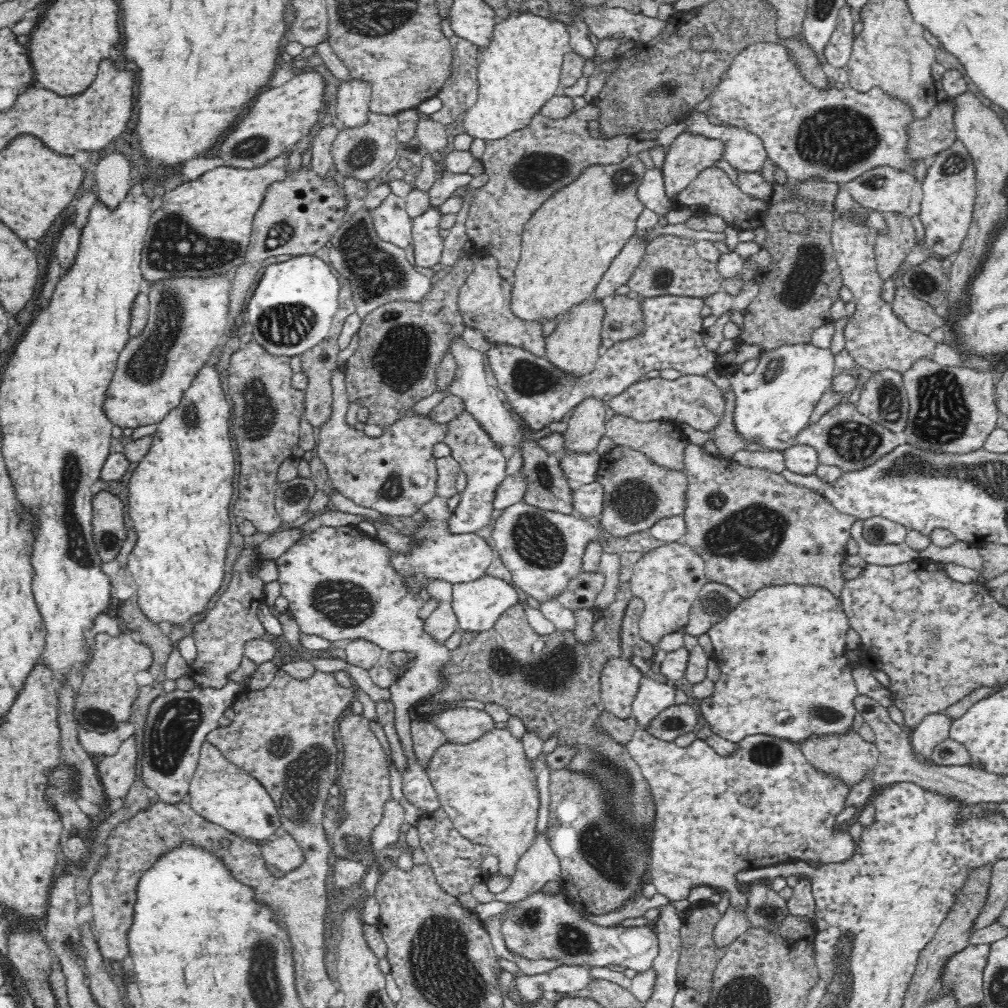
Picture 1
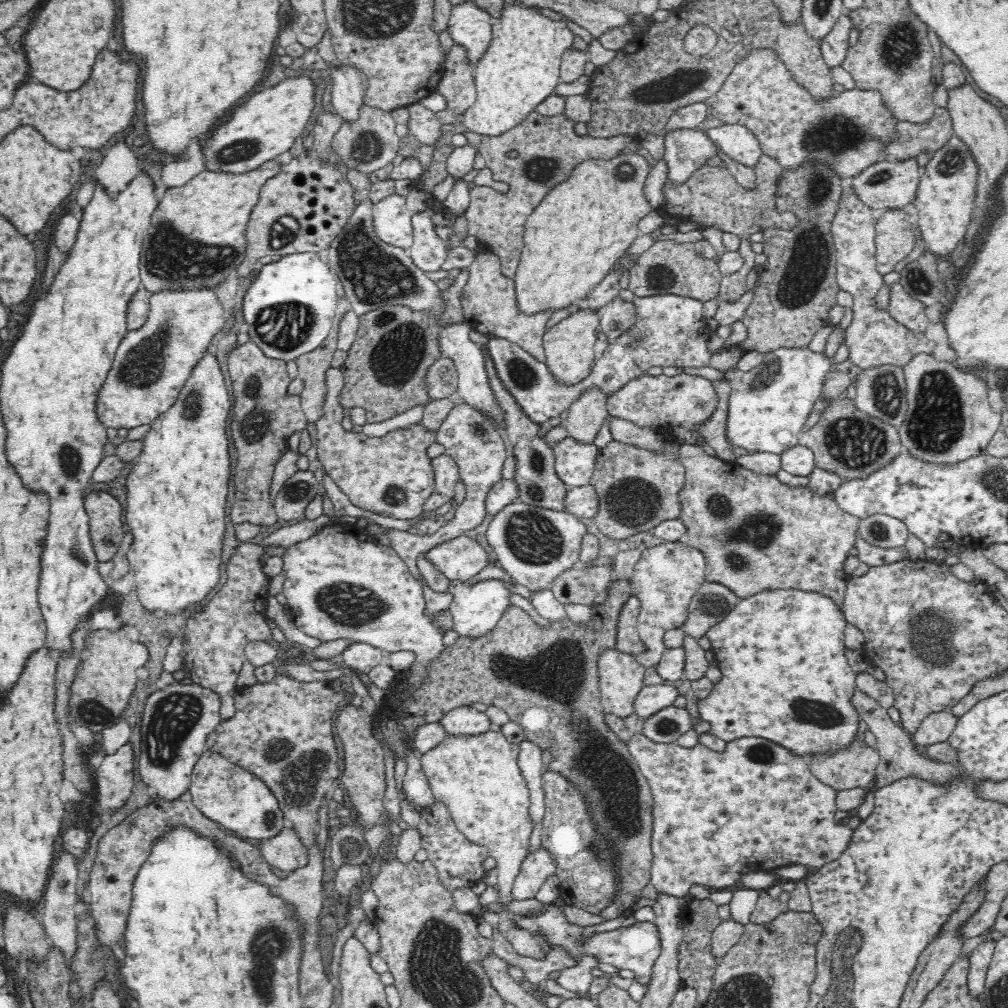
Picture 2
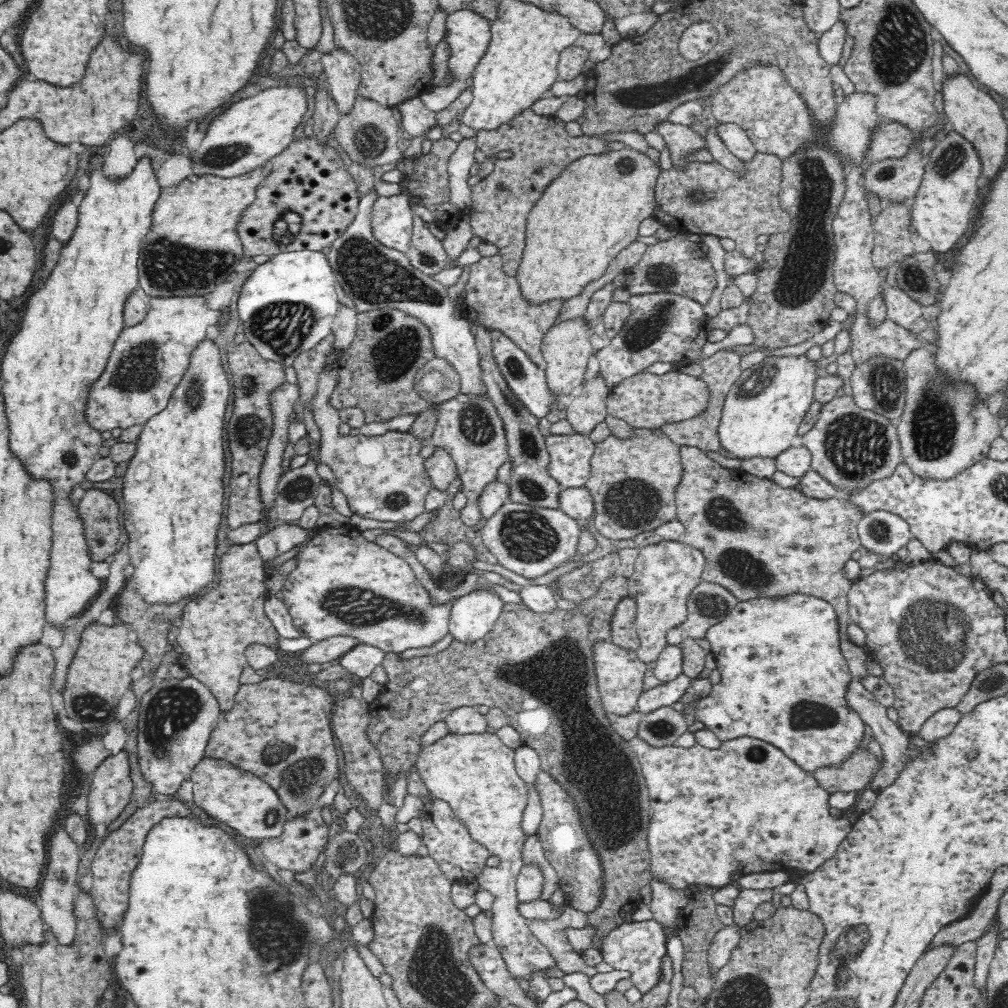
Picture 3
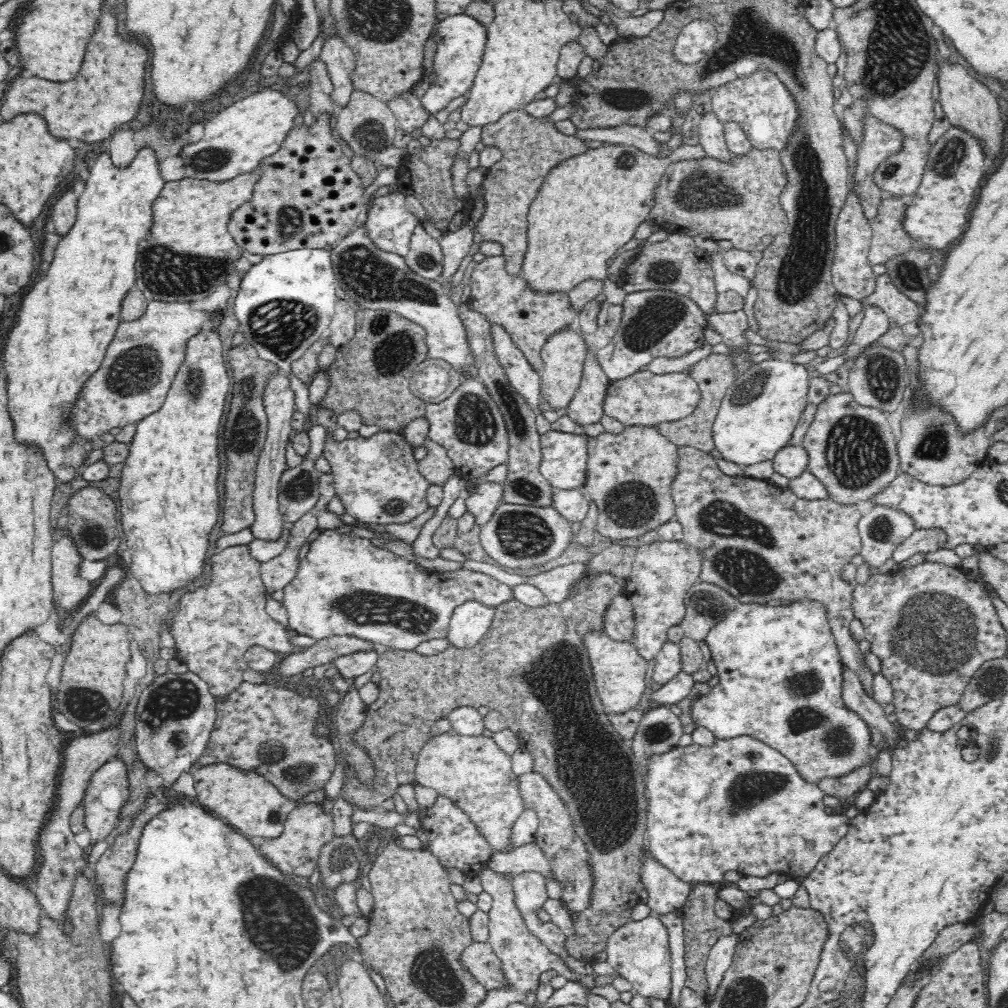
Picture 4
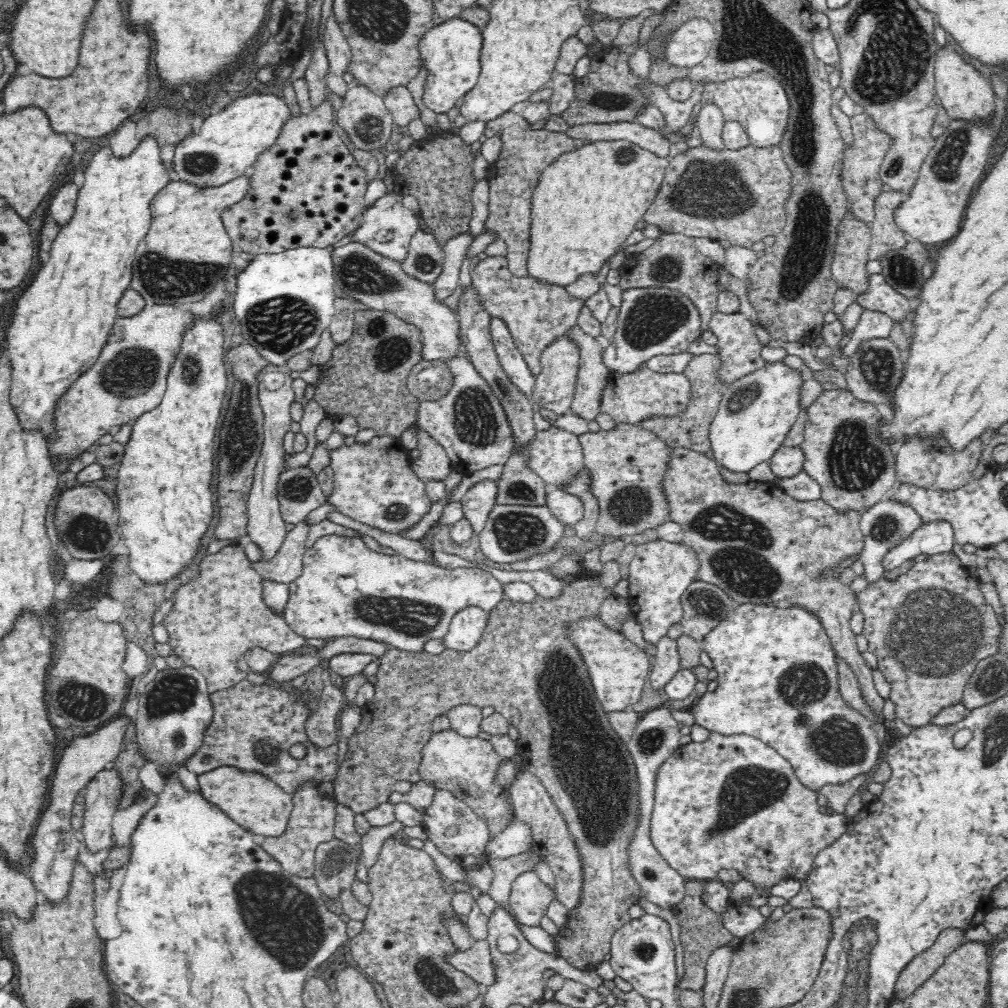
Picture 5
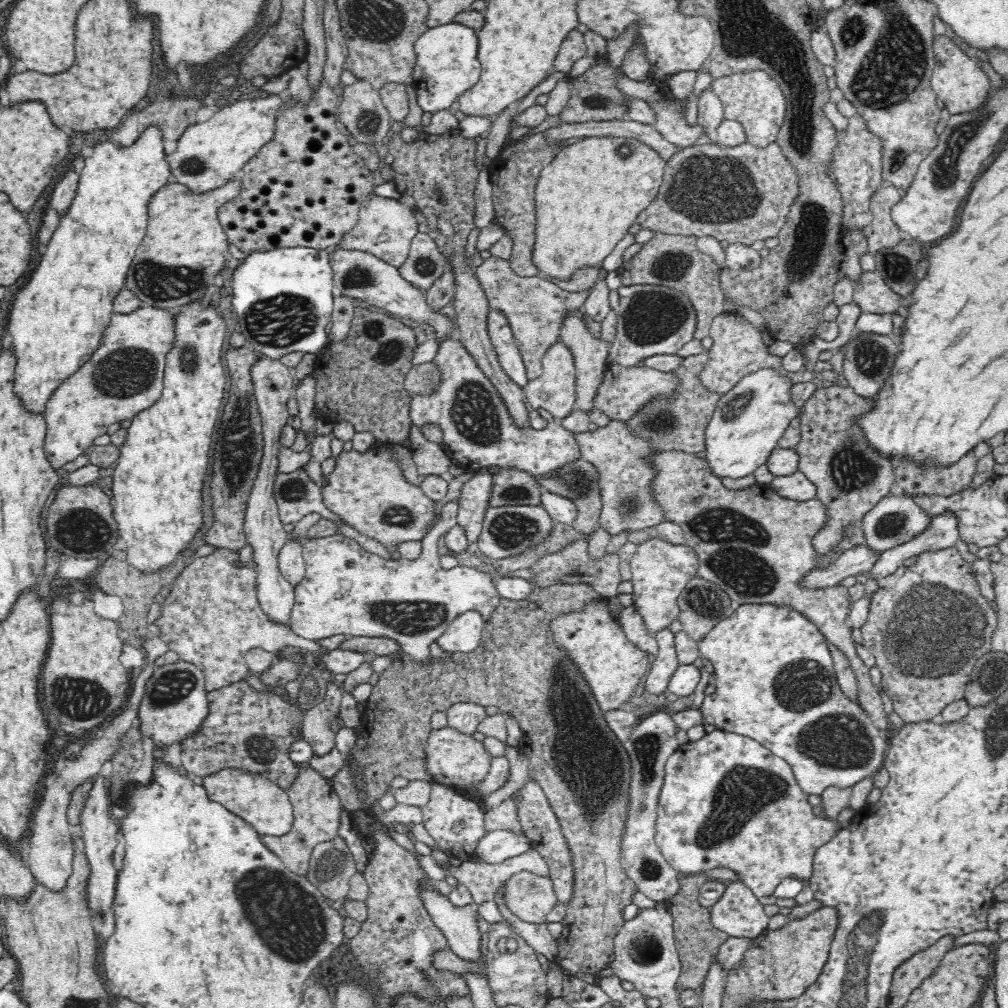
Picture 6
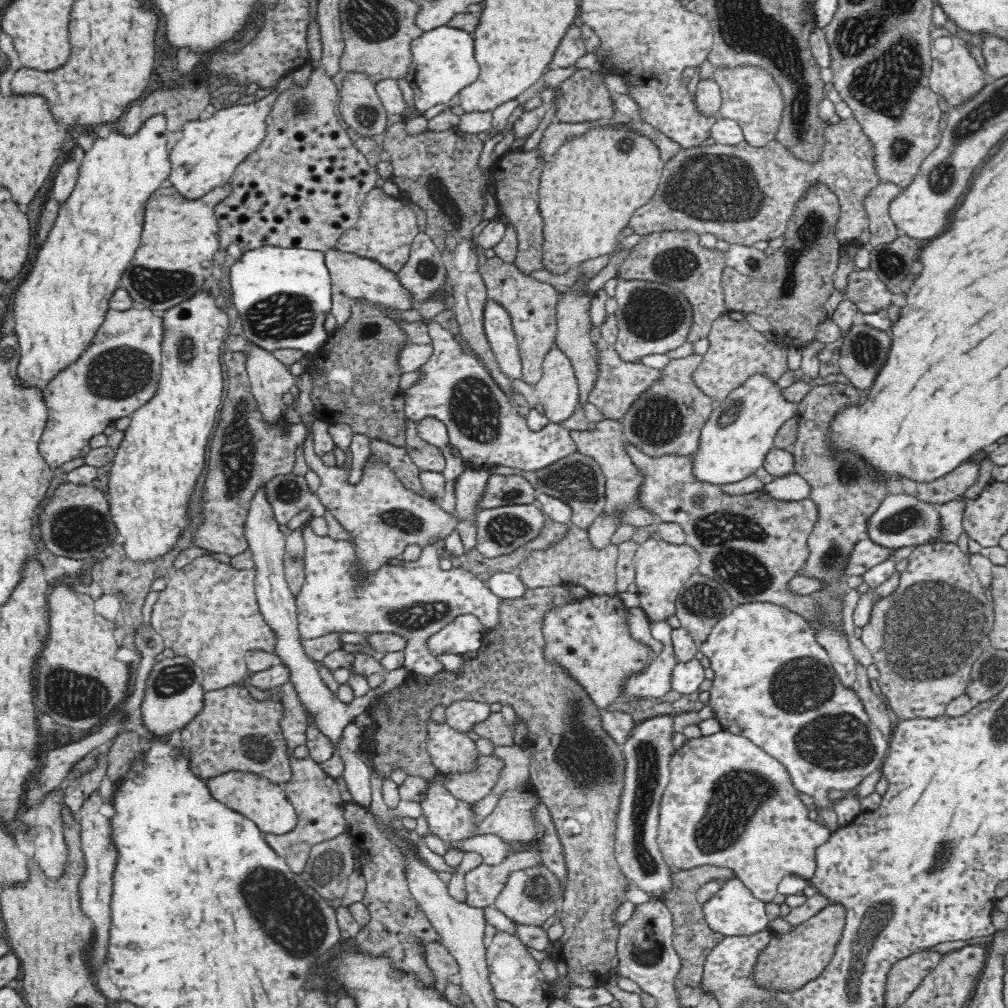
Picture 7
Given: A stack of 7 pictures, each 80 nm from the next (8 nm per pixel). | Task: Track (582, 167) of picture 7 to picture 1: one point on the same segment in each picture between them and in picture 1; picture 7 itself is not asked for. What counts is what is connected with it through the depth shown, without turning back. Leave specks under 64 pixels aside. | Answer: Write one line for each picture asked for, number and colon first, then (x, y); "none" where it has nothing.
1: (569, 243)
2: (571, 240)
3: (592, 212)
4: (591, 205)
5: (586, 204)
6: (586, 199)

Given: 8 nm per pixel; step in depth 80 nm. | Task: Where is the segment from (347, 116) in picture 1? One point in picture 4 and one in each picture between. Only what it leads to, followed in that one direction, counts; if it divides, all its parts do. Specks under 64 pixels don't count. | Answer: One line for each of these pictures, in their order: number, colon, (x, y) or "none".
2: (349, 87)
3: (343, 71)
4: (339, 60)

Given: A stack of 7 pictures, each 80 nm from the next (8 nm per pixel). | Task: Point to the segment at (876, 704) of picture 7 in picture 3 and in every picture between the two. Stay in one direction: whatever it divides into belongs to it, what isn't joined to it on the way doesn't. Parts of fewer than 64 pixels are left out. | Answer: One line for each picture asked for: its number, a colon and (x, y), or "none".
3: (759, 539)
4: (762, 543)
5: (753, 540)
6: (756, 544)

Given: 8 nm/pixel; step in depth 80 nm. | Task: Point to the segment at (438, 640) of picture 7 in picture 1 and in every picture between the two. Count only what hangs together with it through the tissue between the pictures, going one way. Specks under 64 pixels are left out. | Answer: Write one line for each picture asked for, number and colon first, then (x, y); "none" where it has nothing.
1: (478, 604)
2: (476, 608)
3: (473, 615)
4: (470, 620)
5: (467, 626)
6: (463, 634)

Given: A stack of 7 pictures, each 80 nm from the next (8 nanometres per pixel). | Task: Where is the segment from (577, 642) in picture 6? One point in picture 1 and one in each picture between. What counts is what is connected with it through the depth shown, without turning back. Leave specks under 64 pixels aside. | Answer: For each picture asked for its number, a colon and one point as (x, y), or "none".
1: (620, 681)
2: (621, 678)
3: (620, 674)
4: (619, 671)
5: (618, 668)

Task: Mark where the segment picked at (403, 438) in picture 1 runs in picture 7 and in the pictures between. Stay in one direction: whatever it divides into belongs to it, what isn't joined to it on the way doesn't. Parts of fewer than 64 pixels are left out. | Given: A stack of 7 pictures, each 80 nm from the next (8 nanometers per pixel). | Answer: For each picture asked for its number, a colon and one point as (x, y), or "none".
2: (391, 475)
3: (384, 477)
4: (377, 478)
5: (374, 483)
6: (368, 489)
7: (383, 516)

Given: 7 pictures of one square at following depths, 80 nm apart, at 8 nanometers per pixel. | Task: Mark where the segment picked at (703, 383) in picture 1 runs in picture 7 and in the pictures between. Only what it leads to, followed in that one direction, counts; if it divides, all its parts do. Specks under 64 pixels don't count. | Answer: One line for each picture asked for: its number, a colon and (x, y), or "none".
2: (649, 400)
3: (646, 401)
4: (645, 399)
5: (631, 398)
6: (624, 393)
7: (620, 384)

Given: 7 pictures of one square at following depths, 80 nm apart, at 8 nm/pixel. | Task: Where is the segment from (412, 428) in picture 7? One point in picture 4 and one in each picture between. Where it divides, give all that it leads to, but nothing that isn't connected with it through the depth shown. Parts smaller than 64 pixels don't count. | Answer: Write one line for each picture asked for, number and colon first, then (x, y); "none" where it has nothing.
4: (437, 467)
5: (433, 464)
6: (430, 458)

